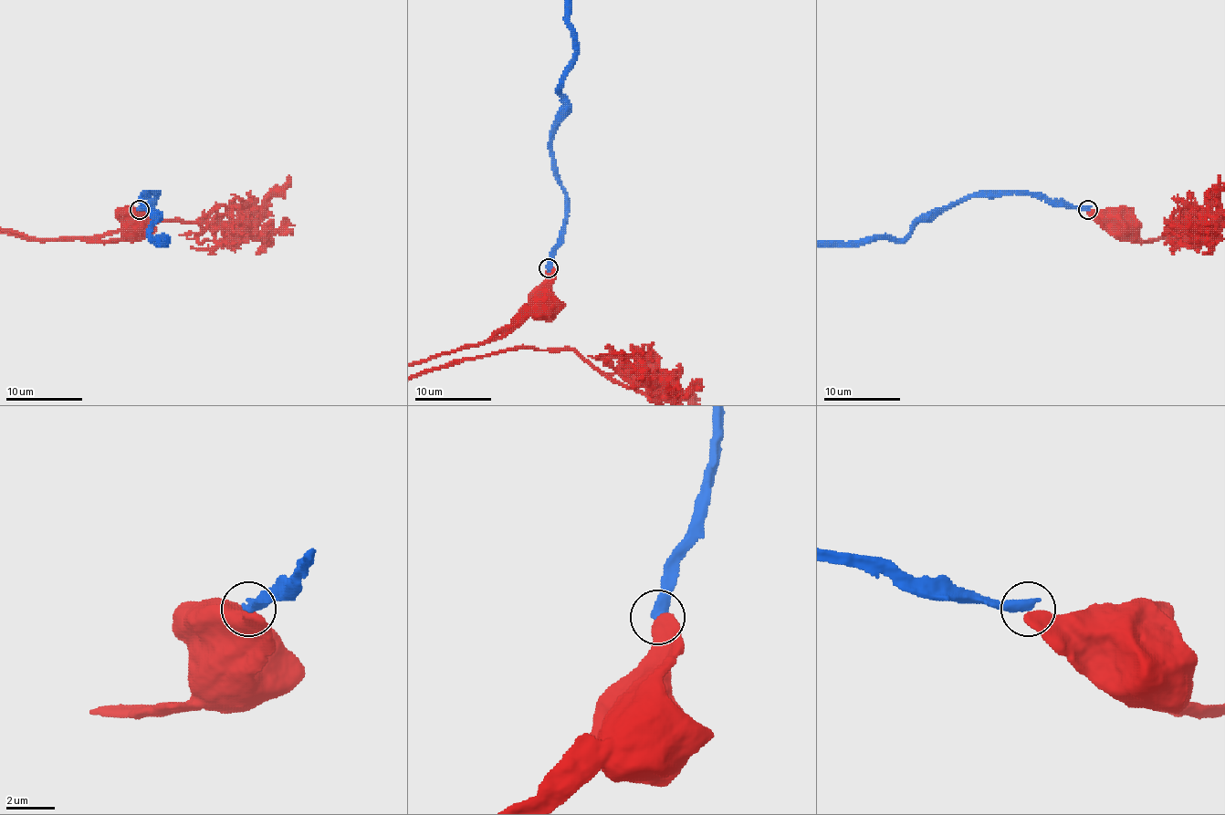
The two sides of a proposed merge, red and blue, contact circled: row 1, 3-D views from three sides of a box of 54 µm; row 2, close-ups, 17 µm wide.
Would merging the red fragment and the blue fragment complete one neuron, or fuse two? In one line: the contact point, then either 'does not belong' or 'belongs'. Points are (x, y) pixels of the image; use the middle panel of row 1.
place (548, 267); does not belong

